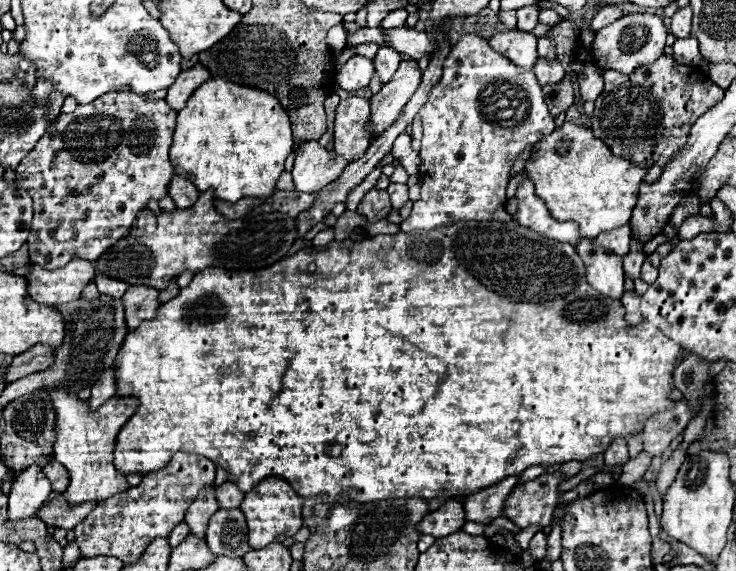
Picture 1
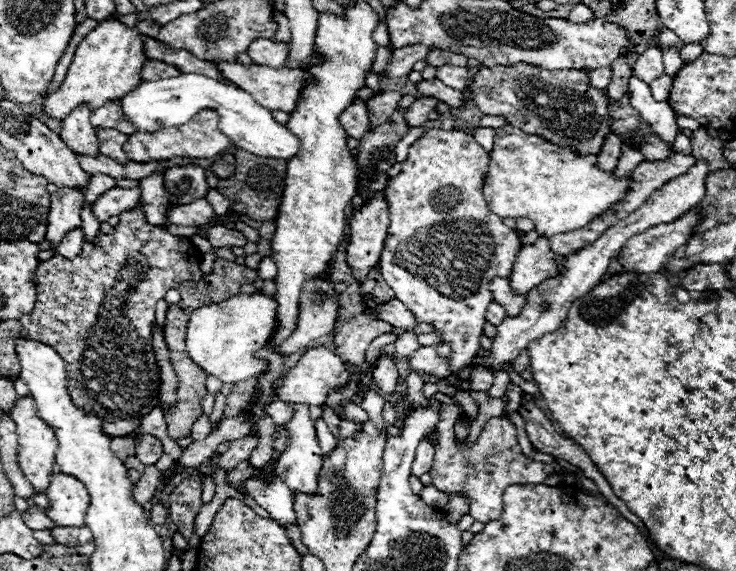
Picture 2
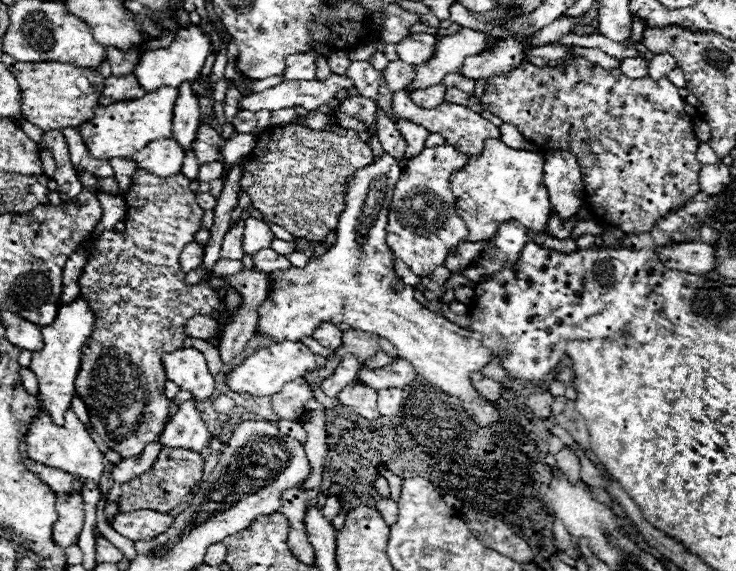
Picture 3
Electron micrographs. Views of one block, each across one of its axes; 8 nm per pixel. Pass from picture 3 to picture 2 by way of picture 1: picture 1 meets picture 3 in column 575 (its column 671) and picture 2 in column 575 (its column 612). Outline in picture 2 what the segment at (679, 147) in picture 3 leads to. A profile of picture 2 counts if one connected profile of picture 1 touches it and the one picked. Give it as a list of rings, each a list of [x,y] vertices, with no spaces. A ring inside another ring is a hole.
[[[522,62],[514,66],[482,66],[472,78],[470,100],[480,112],[502,116],[508,126],[572,148],[576,154],[598,156],[610,132],[616,132],[620,142],[632,142],[644,154],[644,160],[666,160],[674,154],[674,148],[664,144],[632,108],[630,90],[624,98],[610,102],[606,90],[590,86],[590,74],[586,70],[544,70]]]

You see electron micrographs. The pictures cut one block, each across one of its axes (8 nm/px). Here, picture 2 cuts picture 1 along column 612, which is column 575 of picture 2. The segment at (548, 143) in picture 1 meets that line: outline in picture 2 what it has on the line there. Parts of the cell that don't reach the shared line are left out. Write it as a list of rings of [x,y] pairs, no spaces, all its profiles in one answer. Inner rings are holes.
[[[504,126],[496,130],[494,148],[490,152],[488,176],[484,178],[484,196],[488,208],[498,214],[500,218],[530,218],[534,228],[542,236],[554,236],[570,230],[578,230],[598,218],[604,210],[612,204],[622,200],[630,188],[630,178],[618,180],[614,174],[604,174],[598,164],[596,156],[576,156],[570,148],[556,146],[552,142],[544,142],[538,136],[528,136],[518,128]]]

